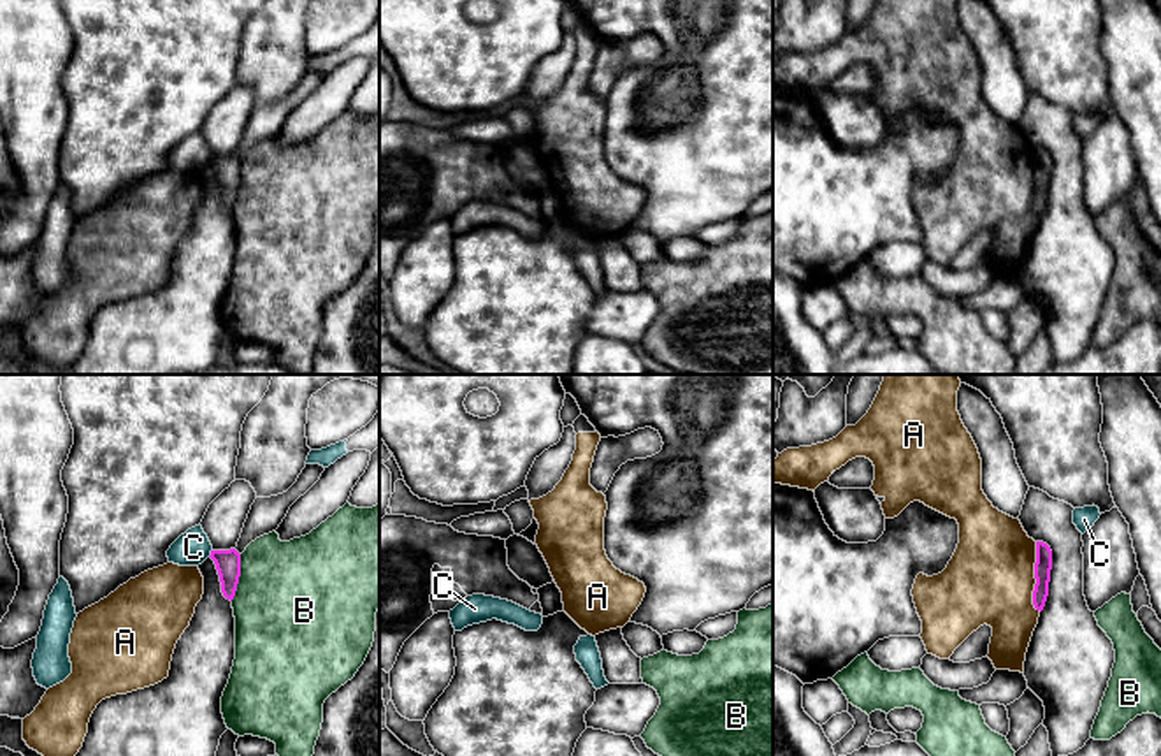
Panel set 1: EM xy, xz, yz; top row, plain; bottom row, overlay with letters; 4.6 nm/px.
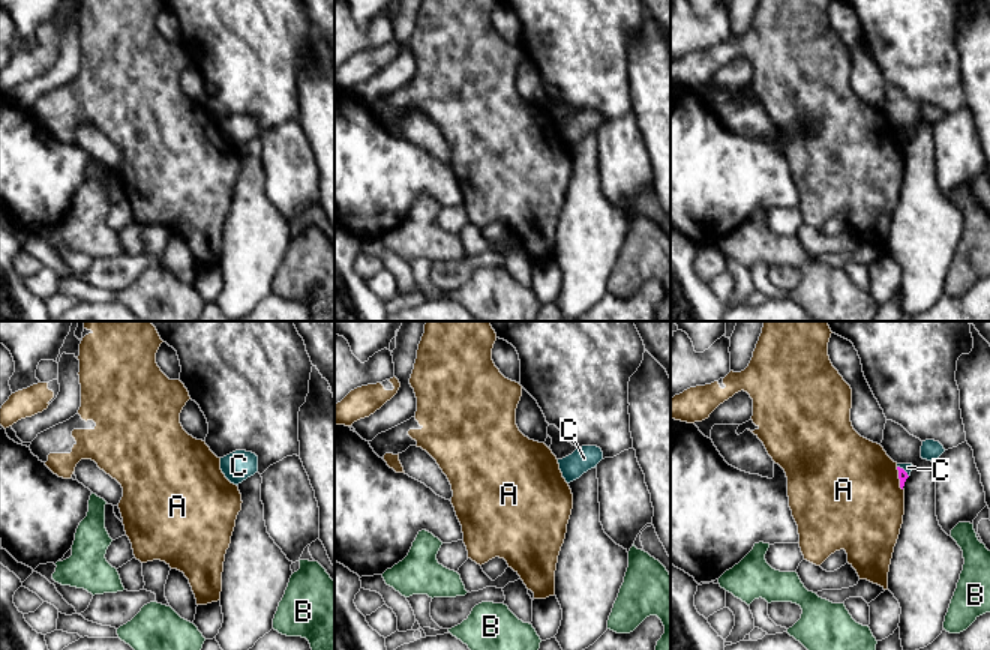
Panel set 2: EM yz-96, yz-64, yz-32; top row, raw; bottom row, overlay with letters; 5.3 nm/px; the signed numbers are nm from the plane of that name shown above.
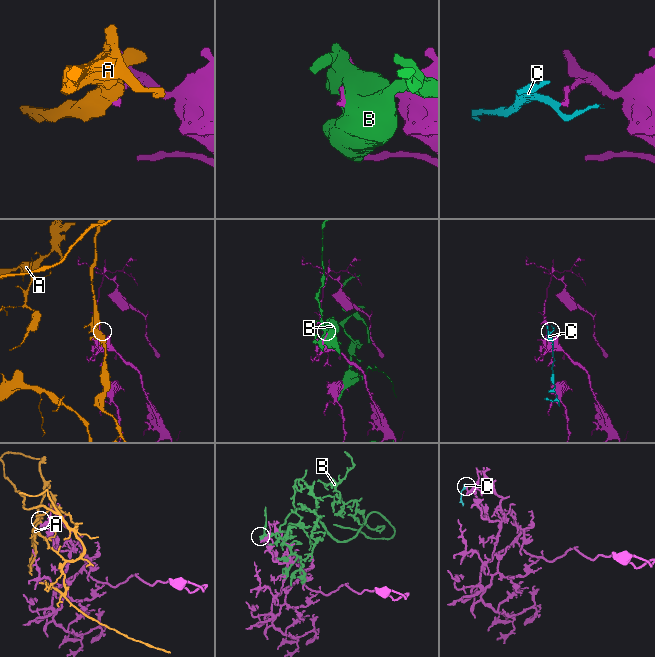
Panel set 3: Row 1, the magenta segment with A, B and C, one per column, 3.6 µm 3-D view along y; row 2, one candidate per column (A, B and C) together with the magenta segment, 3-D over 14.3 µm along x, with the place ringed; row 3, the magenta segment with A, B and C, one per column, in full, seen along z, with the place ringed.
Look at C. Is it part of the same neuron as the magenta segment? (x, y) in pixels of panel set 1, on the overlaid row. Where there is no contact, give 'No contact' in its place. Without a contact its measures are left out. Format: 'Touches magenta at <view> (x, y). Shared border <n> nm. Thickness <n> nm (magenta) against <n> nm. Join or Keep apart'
Touches magenta at xy (211, 552). Shared border 40 nm. Thickness 110 nm (magenta) against 160 nm. Keep apart

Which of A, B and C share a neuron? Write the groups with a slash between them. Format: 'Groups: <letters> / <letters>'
Groups: A / B / C

